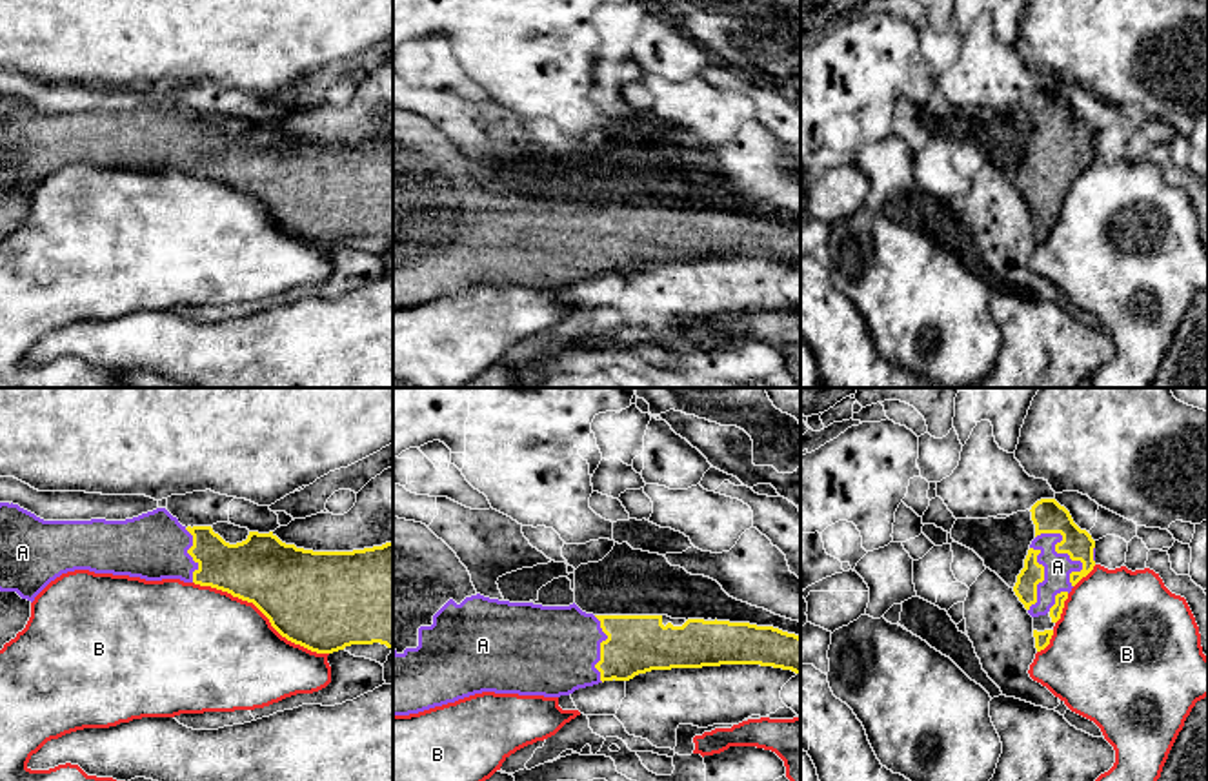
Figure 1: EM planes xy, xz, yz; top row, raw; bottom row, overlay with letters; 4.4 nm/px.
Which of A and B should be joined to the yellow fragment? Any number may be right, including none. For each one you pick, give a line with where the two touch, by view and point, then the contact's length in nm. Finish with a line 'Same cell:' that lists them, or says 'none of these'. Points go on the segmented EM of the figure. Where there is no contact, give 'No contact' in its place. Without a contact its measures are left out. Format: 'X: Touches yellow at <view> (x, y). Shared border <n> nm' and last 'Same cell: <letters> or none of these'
A: Touches yellow at yz (1065, 552). Shared border 280 nm
Same cell: A

